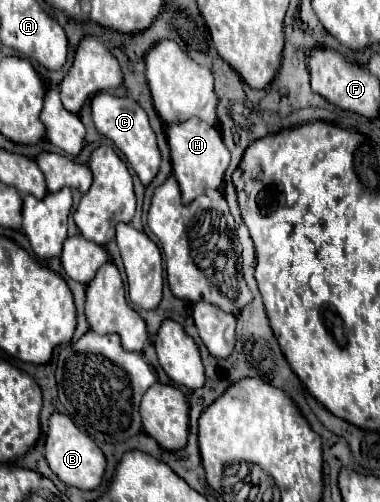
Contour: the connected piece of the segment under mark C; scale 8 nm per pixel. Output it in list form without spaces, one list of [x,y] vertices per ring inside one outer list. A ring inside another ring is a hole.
[[[100,92],[92,98],[92,120],[98,132],[110,138],[118,146],[118,150],[126,156],[126,160],[130,162],[142,184],[148,186],[156,176],[156,172],[160,170],[160,150],[156,144],[156,136],[148,124],[148,116],[140,108],[140,104],[132,102],[130,98],[120,98],[108,92]]]

